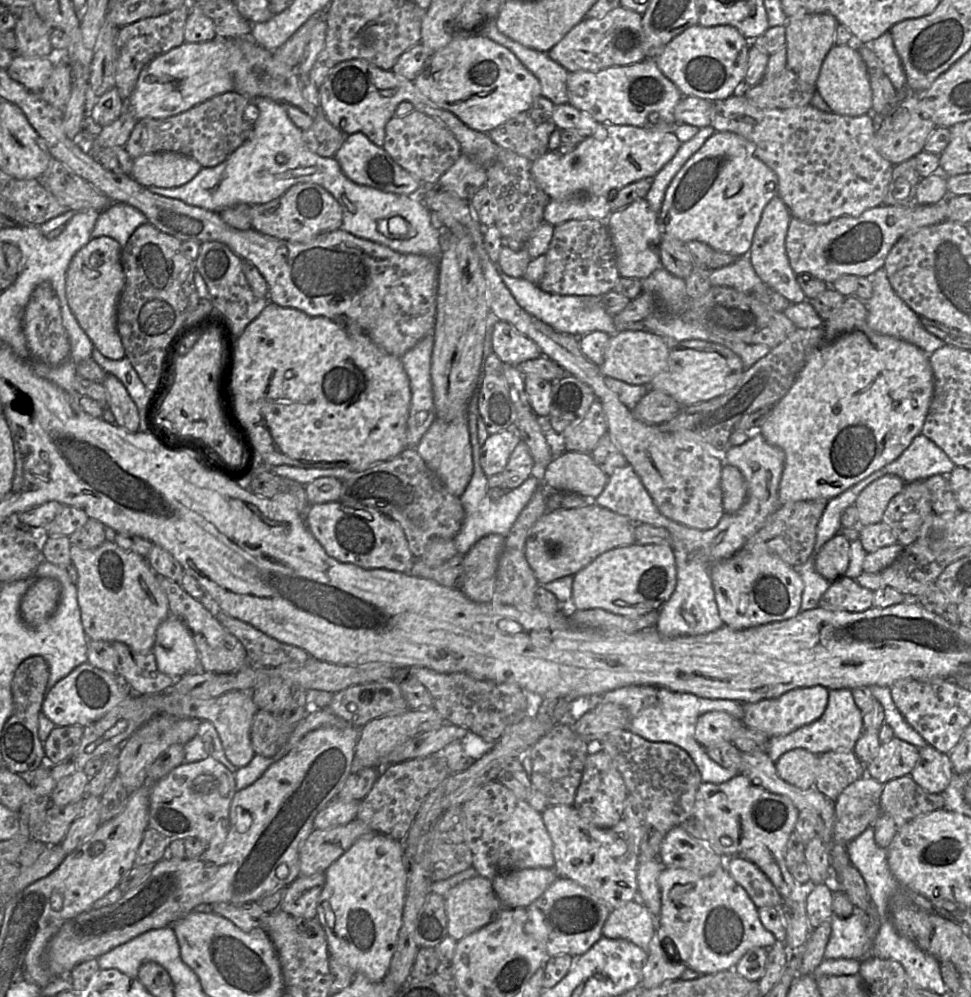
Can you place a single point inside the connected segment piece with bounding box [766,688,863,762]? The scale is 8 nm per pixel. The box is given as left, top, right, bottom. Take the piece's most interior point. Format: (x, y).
(838, 728)

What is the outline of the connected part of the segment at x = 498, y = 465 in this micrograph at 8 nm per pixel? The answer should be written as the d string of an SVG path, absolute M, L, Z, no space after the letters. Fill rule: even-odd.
M514 428L489 434L480 448L479 458L480 466L488 478L503 472L511 453L520 441L521 438Z

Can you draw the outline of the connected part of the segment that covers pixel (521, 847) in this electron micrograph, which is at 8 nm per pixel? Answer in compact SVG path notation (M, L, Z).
M497 780L483 786L462 805L464 837L478 875L492 880L501 873L554 868L553 843L542 816Z

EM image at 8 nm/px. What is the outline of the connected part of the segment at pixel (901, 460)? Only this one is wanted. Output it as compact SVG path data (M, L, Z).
M920 433L896 460L875 471L874 478L892 471L909 483L933 475L948 476L954 467L944 451Z

